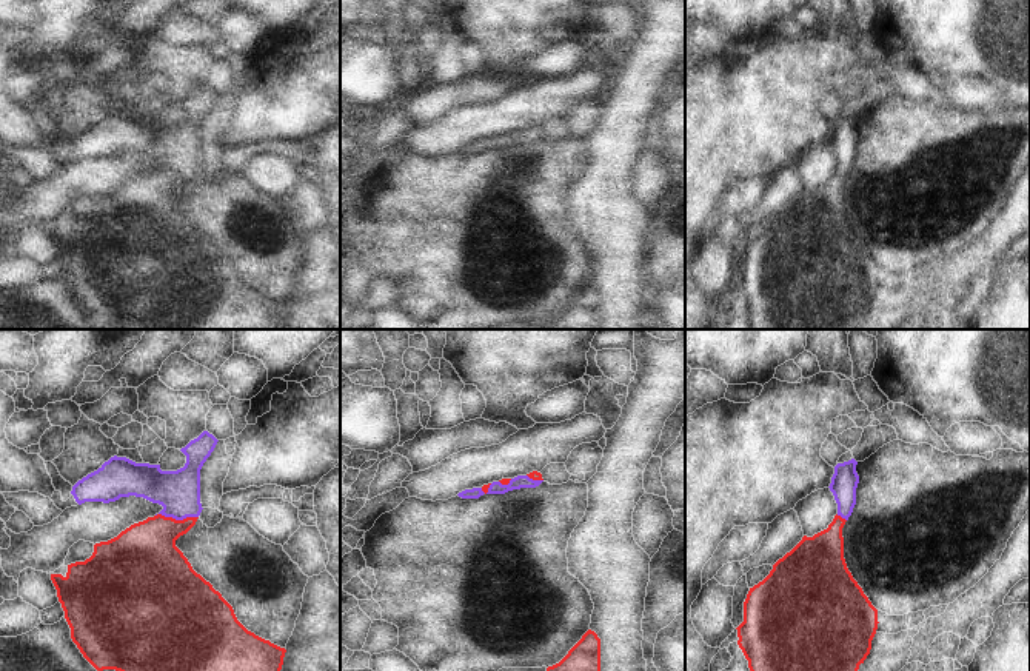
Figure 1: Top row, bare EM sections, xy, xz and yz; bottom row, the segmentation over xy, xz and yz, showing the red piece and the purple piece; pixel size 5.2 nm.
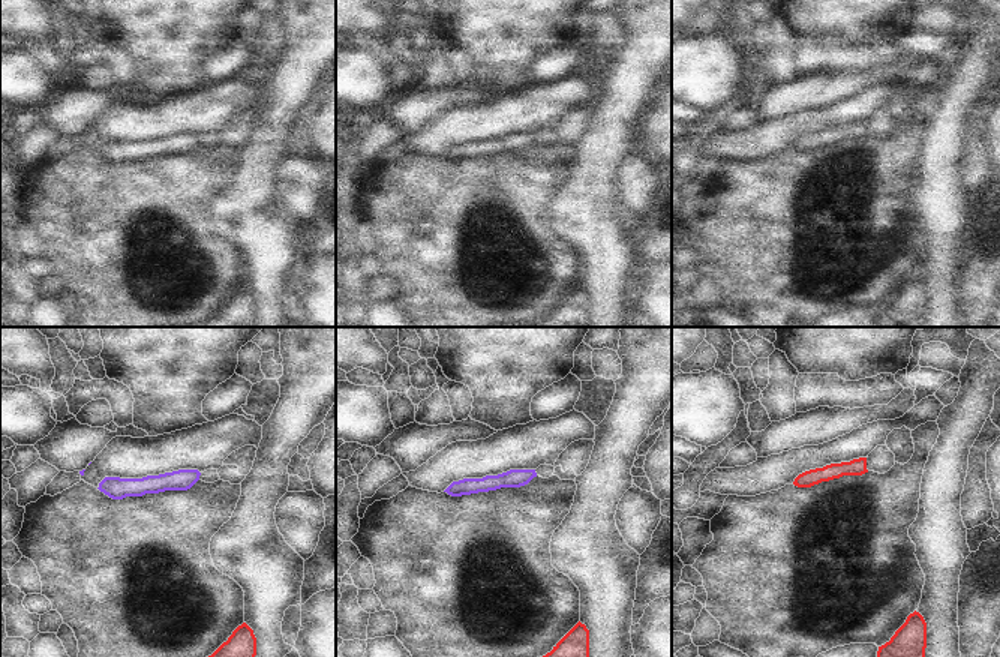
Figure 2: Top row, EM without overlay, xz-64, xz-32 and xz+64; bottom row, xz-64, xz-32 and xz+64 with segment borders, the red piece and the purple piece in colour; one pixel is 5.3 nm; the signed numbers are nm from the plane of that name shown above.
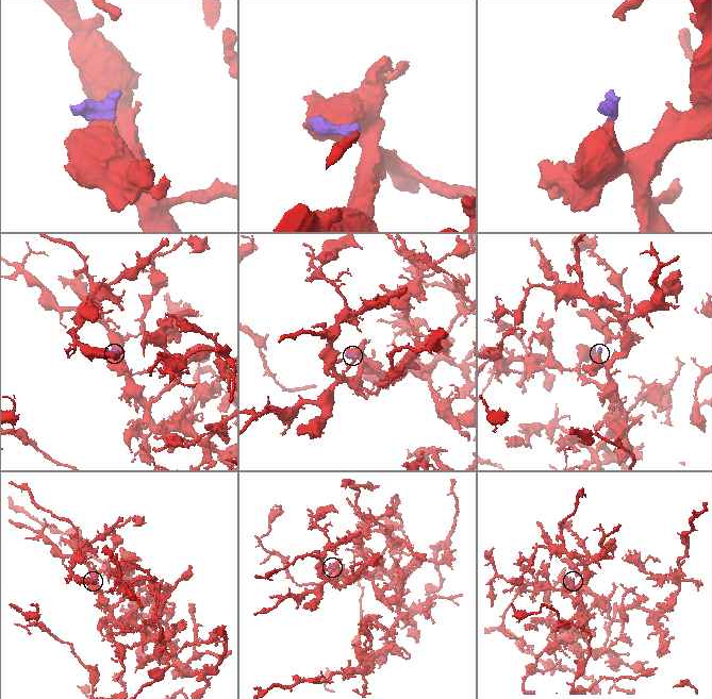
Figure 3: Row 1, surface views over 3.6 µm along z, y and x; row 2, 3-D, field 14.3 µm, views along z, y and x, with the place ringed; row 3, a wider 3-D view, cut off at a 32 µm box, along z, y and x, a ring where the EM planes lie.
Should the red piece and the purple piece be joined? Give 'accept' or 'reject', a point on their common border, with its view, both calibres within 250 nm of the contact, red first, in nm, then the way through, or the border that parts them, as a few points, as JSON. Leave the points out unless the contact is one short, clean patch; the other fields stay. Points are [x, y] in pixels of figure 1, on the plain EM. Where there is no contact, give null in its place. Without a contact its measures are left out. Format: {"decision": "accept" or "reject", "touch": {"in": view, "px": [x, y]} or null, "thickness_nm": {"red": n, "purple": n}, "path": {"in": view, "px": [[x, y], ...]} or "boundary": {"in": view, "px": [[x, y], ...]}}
{"decision": "accept", "touch": {"in": "xy", "px": [177, 176]}, "thickness_nm": {"red": 340, "purple": 220}, "path": {"in": "xy", "px": [[145, 211], [177, 176], [177, 146]]}}

